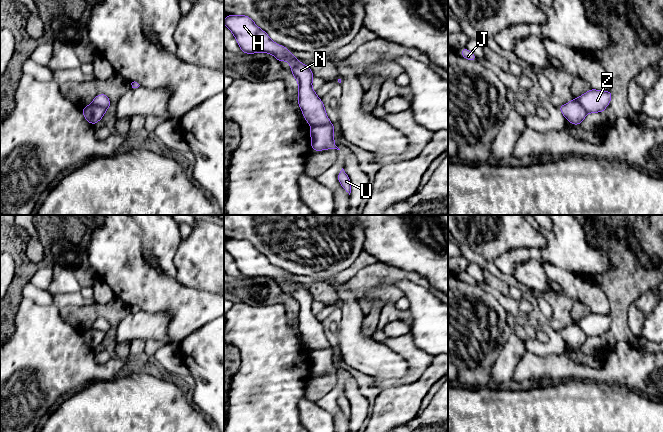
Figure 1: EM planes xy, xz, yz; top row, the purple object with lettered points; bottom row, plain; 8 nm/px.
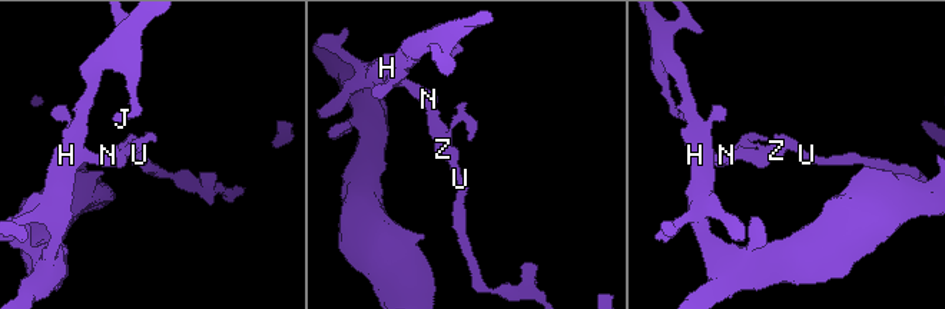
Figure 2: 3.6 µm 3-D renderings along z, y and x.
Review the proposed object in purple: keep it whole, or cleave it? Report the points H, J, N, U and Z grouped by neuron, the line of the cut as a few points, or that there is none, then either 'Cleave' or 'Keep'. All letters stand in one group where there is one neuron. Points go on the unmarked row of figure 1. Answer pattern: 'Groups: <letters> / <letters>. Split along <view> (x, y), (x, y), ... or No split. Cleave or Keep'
Groups: H J N / U Z. Split along xz (329, 345), (312, 351). Cleave

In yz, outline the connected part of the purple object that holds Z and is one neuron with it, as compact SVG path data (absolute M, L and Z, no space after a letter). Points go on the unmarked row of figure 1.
M590 313L588 316L576 322L587 337L603 337L612 322L611 315Z

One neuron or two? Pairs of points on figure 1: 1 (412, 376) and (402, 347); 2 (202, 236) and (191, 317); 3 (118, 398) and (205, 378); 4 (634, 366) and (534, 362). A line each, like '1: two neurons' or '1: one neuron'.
1: one neuron
2: two neurons
3: two neurons
4: one neuron

